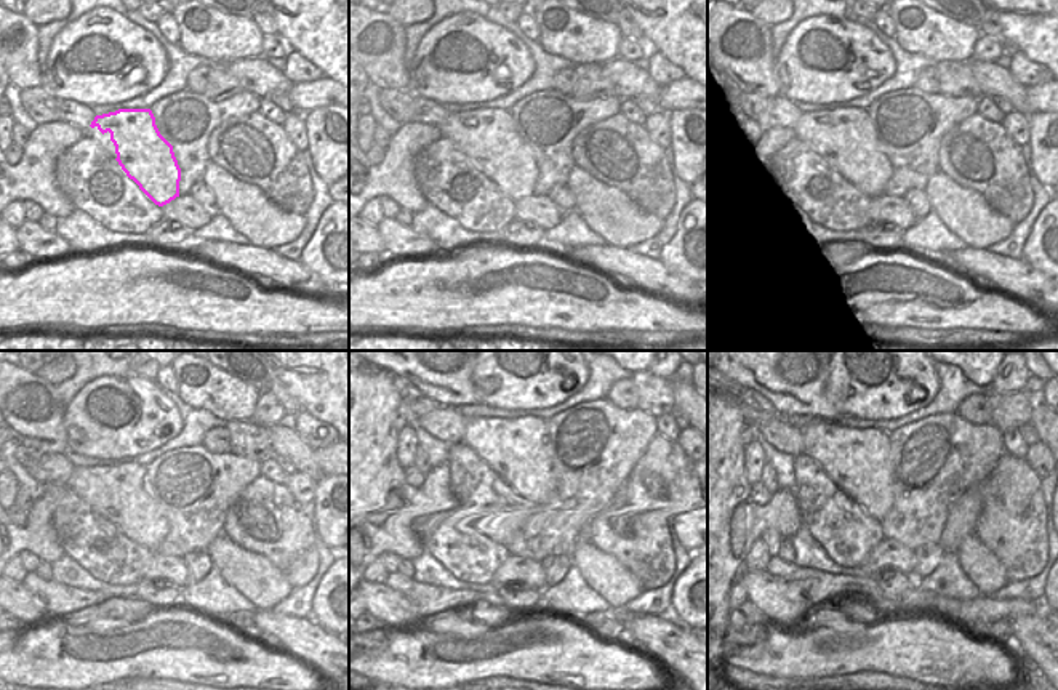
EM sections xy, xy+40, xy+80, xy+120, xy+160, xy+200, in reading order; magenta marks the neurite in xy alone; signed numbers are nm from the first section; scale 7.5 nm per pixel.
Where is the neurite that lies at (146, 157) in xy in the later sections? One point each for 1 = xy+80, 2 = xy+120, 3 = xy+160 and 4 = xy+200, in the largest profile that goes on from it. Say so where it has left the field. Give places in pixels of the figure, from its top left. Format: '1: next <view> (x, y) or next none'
1: next xy+80 (858, 157)
2: next xy+120 (140, 517)
3: next xy+160 (487, 479)
4: next xy+200 (855, 461)

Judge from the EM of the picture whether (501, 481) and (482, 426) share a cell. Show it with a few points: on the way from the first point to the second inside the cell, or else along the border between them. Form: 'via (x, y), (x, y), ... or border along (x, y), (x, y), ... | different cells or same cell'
border along (525, 441), (479, 441), (466, 445), (460, 453) | different cells

